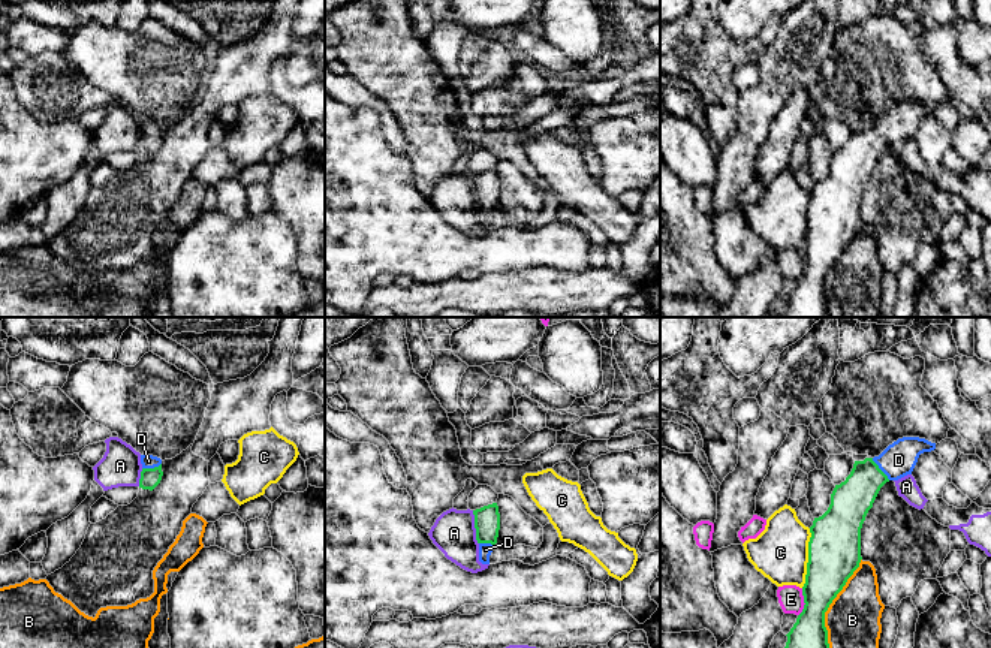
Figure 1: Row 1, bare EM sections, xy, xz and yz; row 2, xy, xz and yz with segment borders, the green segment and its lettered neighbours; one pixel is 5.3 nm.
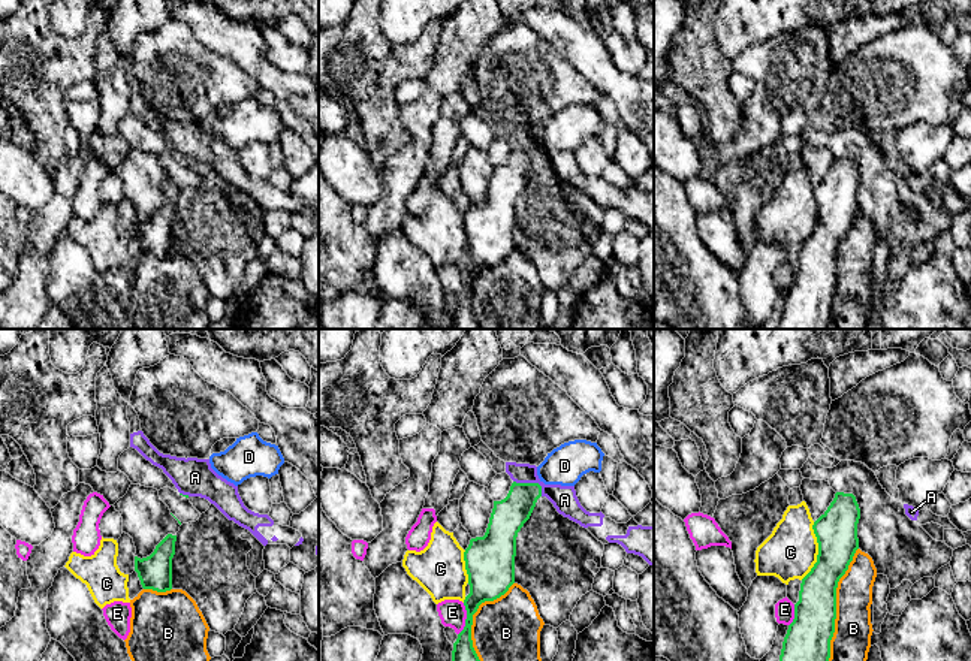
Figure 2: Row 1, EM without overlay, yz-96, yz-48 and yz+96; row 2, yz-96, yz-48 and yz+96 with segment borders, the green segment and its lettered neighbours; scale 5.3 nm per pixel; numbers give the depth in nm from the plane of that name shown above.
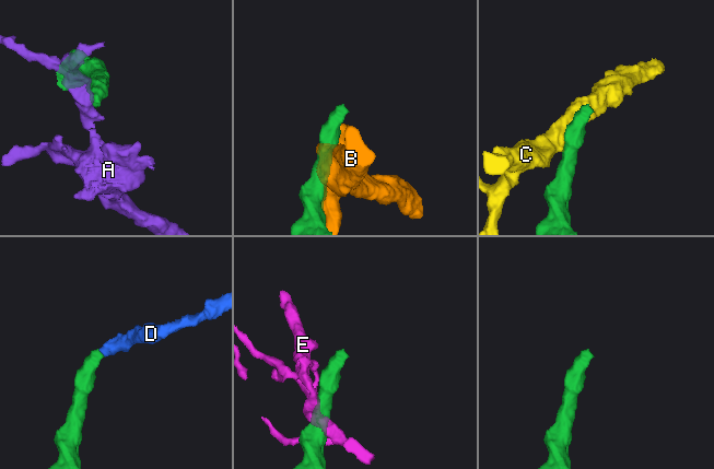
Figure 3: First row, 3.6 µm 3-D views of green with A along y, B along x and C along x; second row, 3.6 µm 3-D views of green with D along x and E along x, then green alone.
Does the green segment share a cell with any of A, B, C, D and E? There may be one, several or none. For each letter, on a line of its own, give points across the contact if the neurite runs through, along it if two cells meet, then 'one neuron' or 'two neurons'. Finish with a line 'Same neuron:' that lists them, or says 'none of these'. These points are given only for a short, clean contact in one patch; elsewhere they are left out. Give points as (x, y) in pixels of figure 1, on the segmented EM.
A: border along xz (472, 511), (478, 543); two neurons
B: two neurons
C: two neurons
D: runs through yz (851, 500), (879, 469), (898, 460); one neuron
E: border along yz (803, 588), (804, 608), (798, 615); two neurons
Same neuron: D

